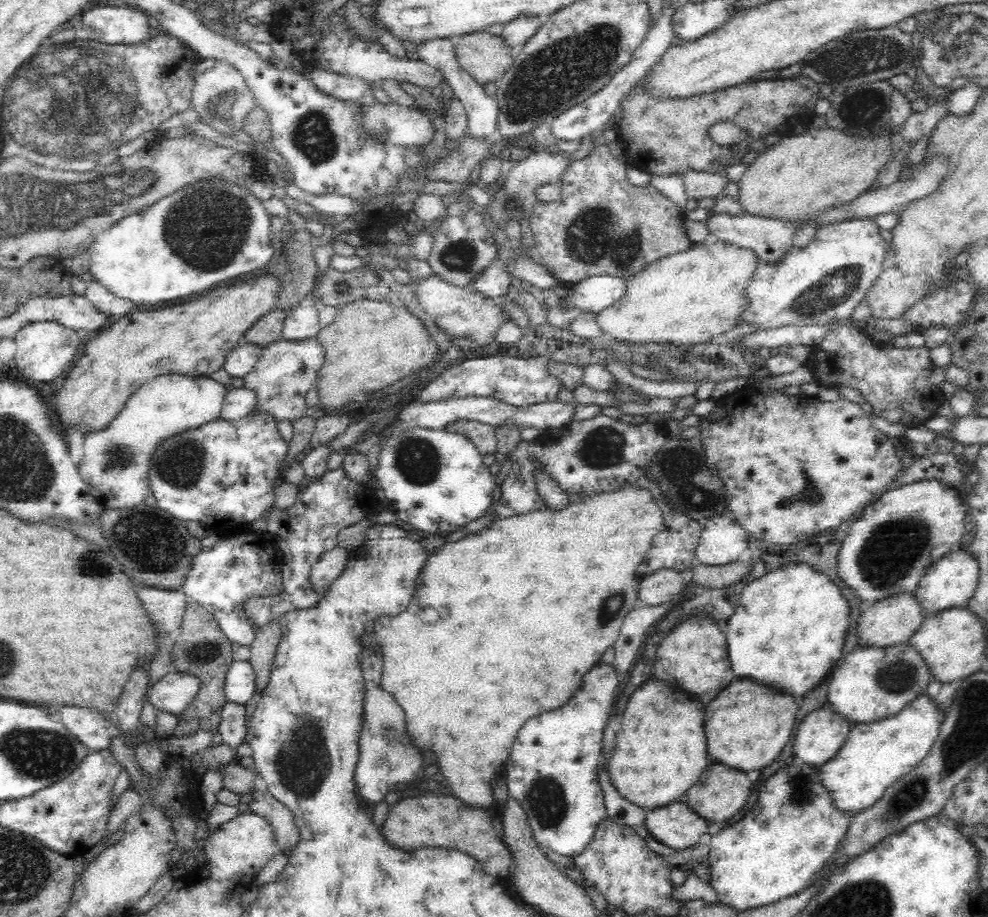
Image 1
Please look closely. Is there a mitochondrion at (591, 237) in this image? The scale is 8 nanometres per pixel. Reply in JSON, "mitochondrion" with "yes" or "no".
{"mitochondrion":"yes"}

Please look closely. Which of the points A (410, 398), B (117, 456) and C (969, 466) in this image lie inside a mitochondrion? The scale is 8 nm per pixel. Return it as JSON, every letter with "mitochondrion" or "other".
{"A":"other","B":"mitochondrion","C":"other"}

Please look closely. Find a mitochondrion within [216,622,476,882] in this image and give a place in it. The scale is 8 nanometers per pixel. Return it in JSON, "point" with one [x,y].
{"point":[304,762]}

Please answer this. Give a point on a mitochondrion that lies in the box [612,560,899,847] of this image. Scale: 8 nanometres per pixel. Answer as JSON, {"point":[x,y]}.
{"point":[801,793]}

